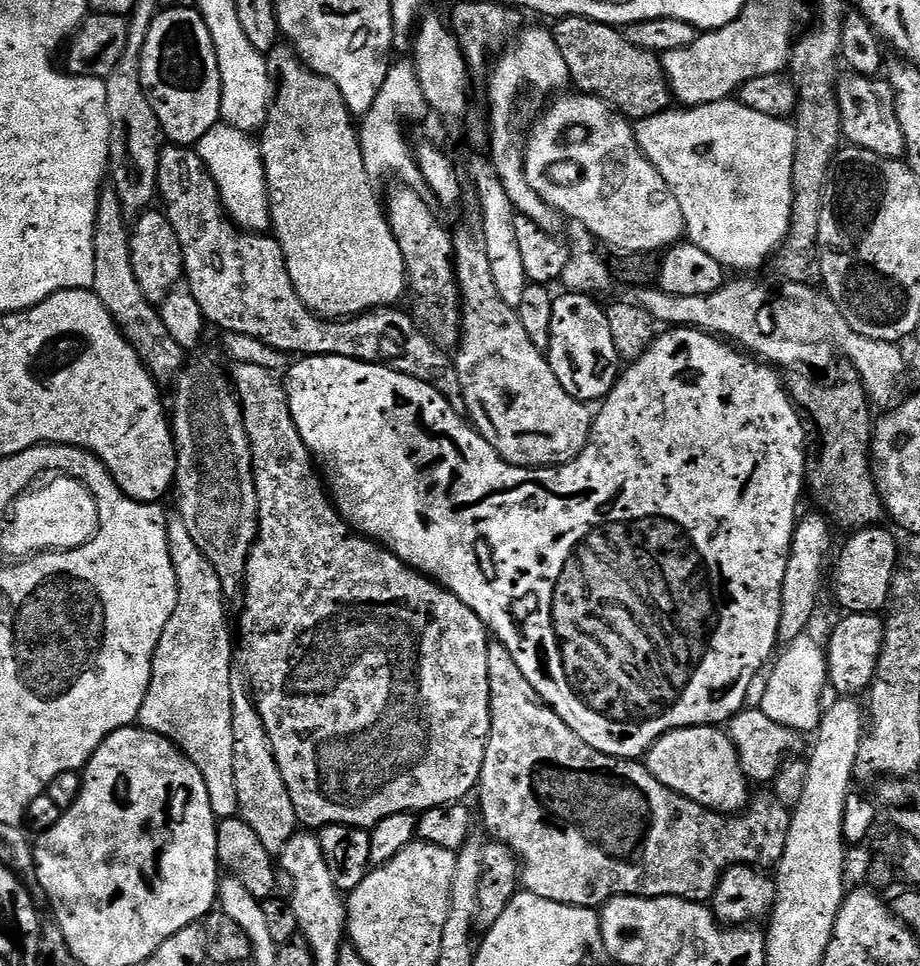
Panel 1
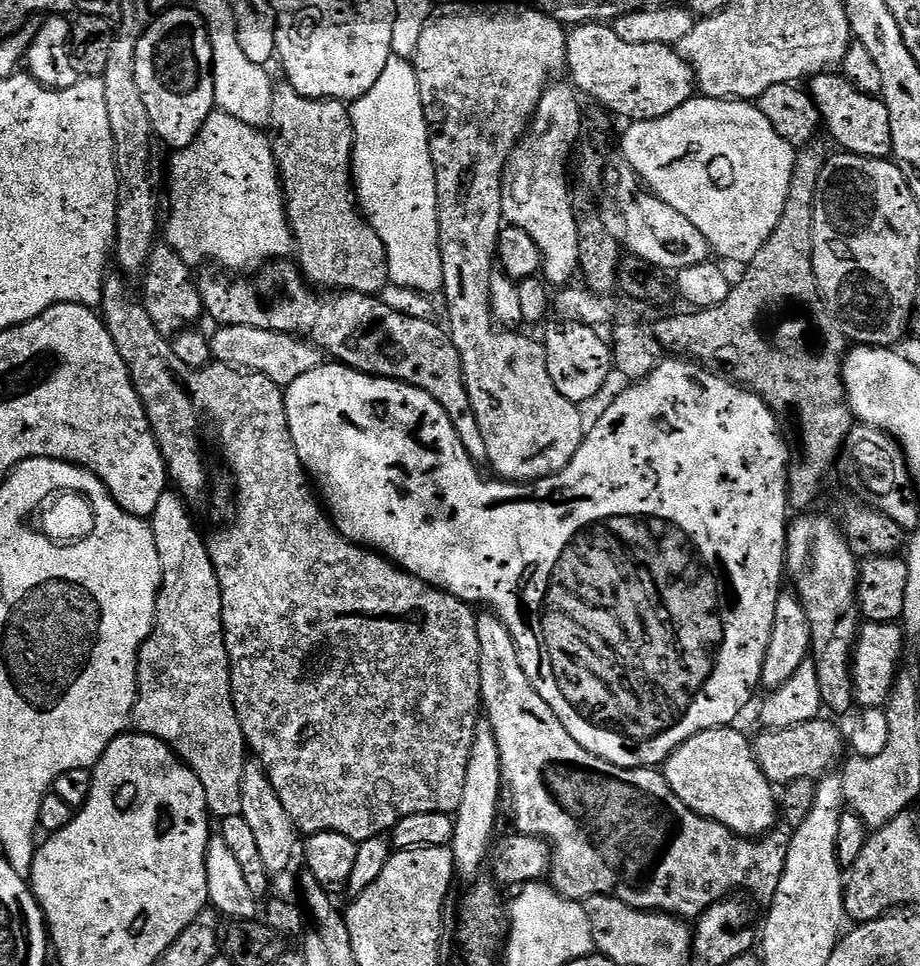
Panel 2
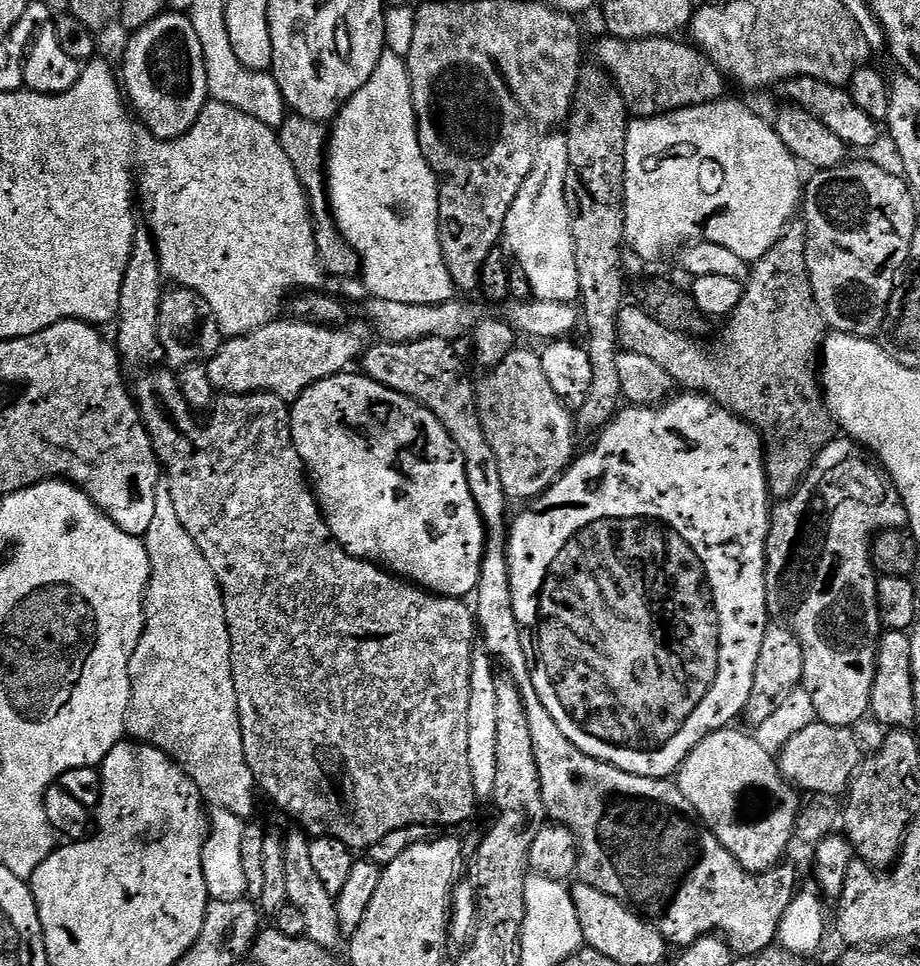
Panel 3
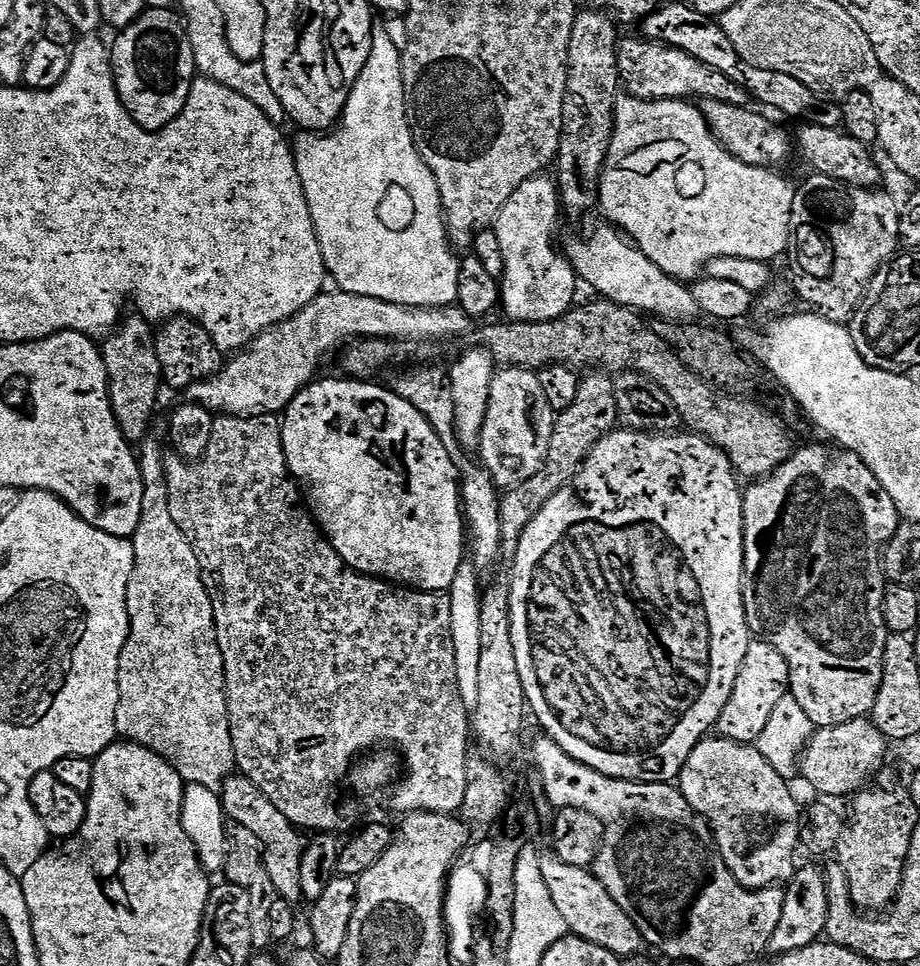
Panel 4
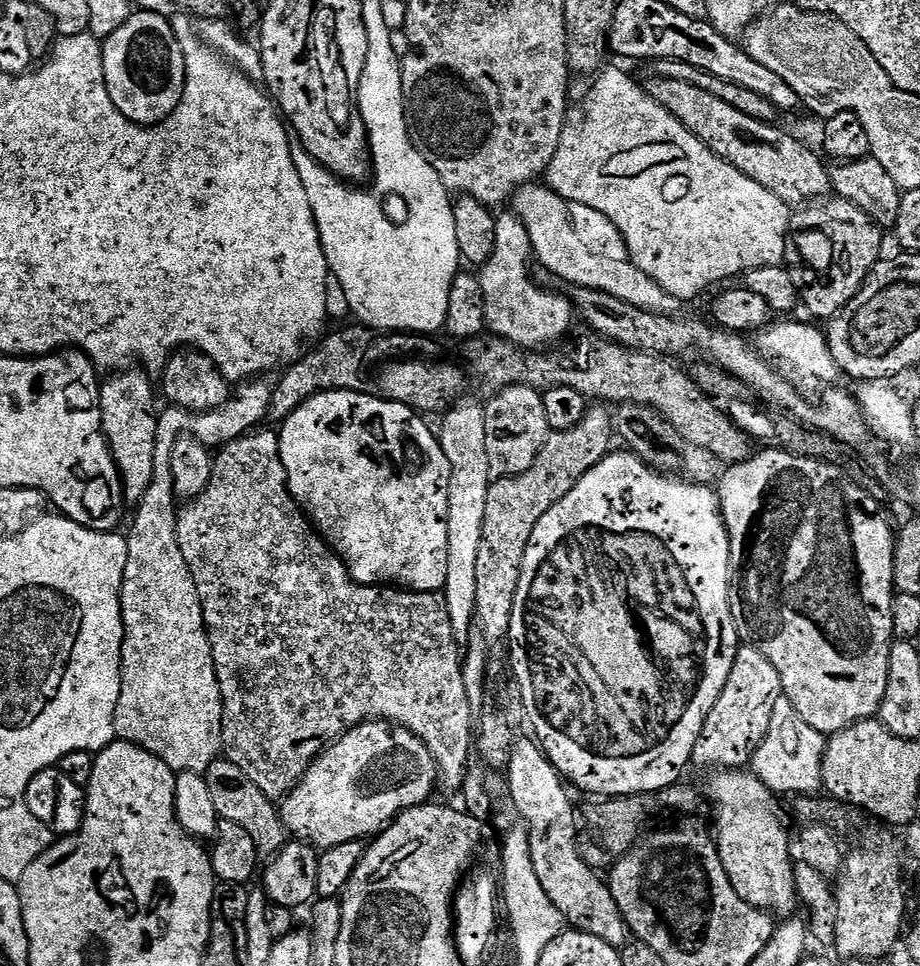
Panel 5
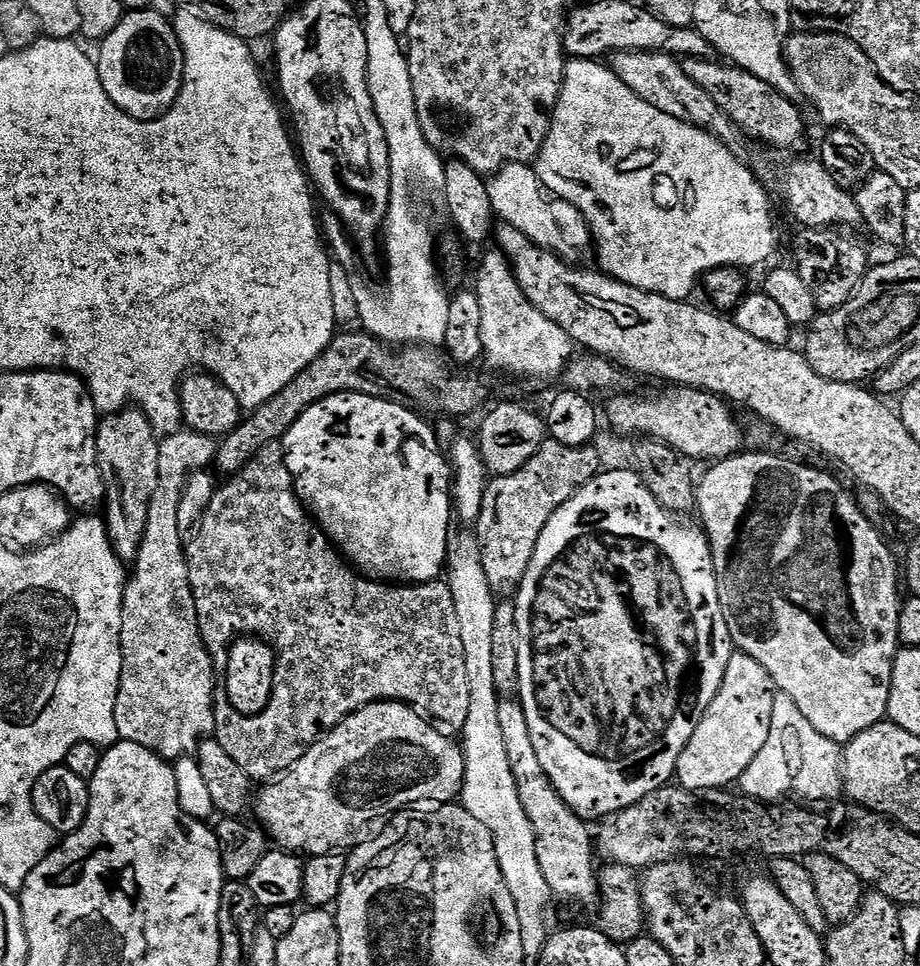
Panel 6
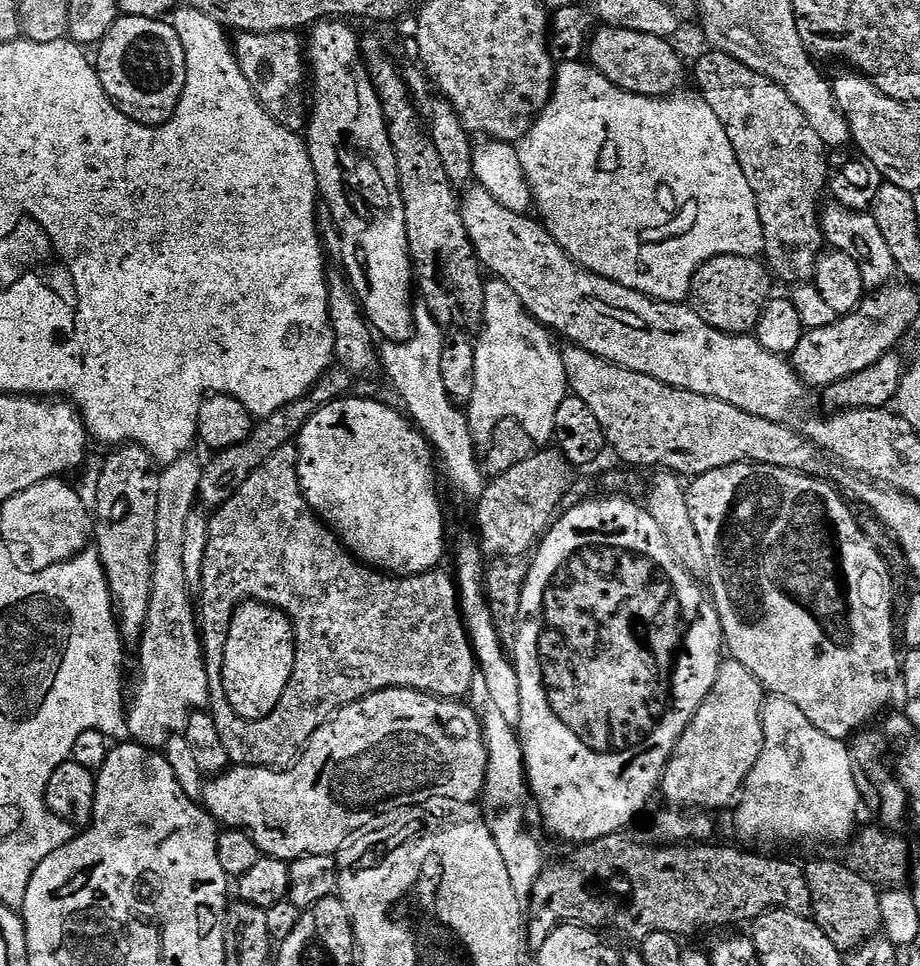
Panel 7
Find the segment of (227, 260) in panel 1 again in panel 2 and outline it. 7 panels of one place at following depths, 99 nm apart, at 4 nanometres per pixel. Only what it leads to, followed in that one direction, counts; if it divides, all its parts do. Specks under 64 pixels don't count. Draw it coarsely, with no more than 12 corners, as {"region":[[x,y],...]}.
{"region":[[288,258],[198,280],[217,325],[299,336],[420,388],[486,442],[441,325],[367,292],[319,300]]}

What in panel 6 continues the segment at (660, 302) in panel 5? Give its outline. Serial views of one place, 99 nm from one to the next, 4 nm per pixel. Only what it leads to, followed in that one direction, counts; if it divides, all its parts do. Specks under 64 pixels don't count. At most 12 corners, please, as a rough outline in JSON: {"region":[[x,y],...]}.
{"region":[[531,163],[487,181],[492,215],[565,258],[572,246]]}

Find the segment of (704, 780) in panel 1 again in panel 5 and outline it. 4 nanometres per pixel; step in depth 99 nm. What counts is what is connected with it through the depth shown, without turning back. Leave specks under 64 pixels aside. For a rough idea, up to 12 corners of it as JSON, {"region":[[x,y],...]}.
{"region":[[716,770],[716,853],[750,906],[797,911],[794,852],[773,789]]}

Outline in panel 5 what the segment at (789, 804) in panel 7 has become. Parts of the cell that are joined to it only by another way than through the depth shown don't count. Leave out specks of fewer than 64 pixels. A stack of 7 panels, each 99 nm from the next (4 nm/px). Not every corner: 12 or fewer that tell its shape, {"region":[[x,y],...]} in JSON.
{"region":[[787,696],[751,771],[770,789],[815,793],[825,733]]}

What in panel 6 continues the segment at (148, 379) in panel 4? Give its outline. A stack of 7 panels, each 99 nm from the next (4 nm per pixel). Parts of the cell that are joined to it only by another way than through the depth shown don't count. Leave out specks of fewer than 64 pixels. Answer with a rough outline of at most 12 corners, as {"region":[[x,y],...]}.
{"region":[[135,406],[99,421],[102,519],[135,561],[158,490],[160,440]]}

